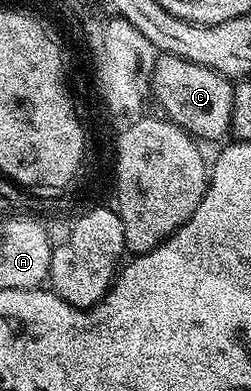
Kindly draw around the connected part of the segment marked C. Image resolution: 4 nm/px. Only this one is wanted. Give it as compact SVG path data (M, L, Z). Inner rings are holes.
M160 54L157 55L152 70L150 92L154 98L156 95L156 100L160 103L159 111L197 141L223 141L230 132L230 114L234 106L232 85L233 81L212 68L186 62L177 56Z

